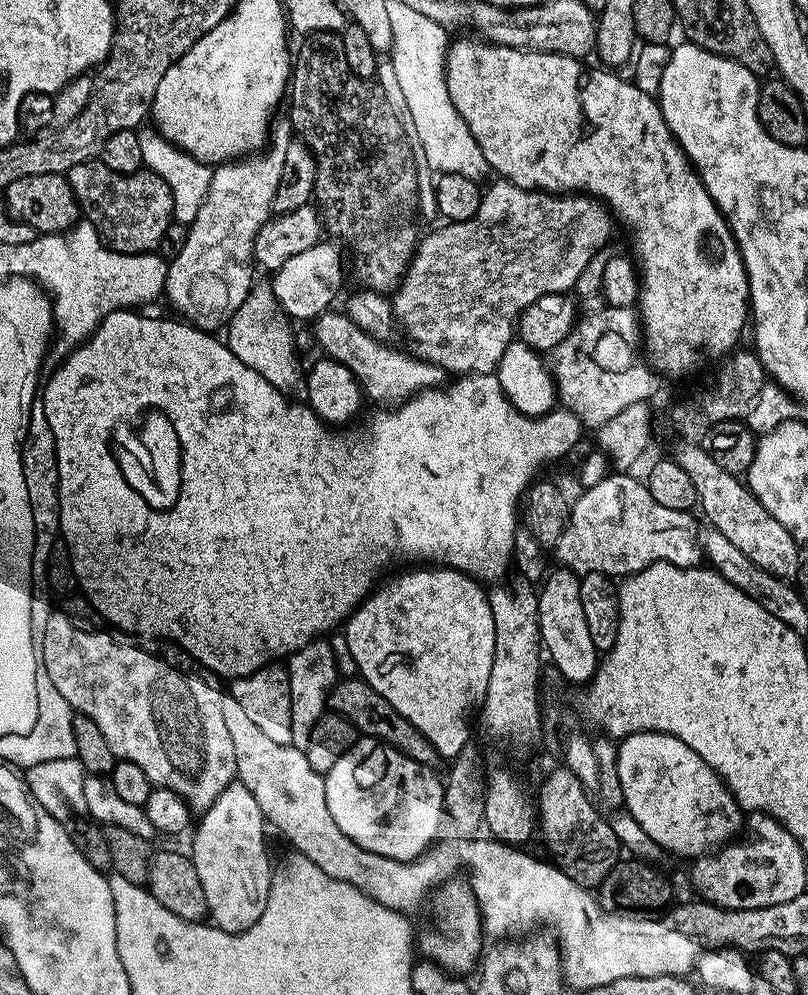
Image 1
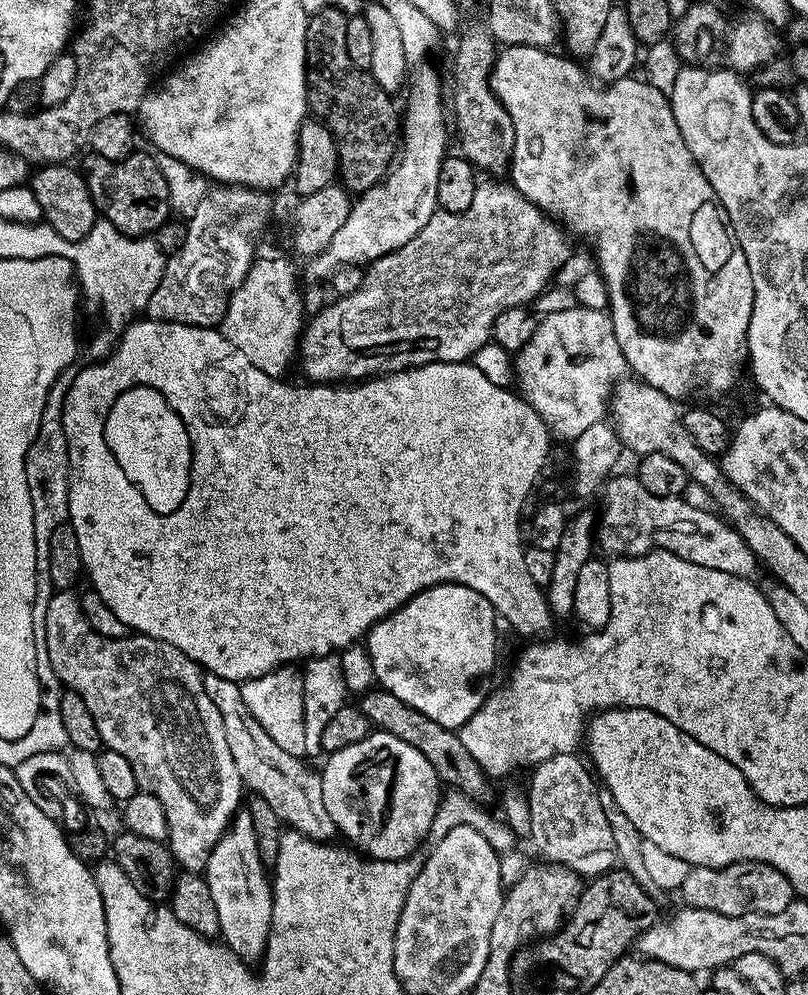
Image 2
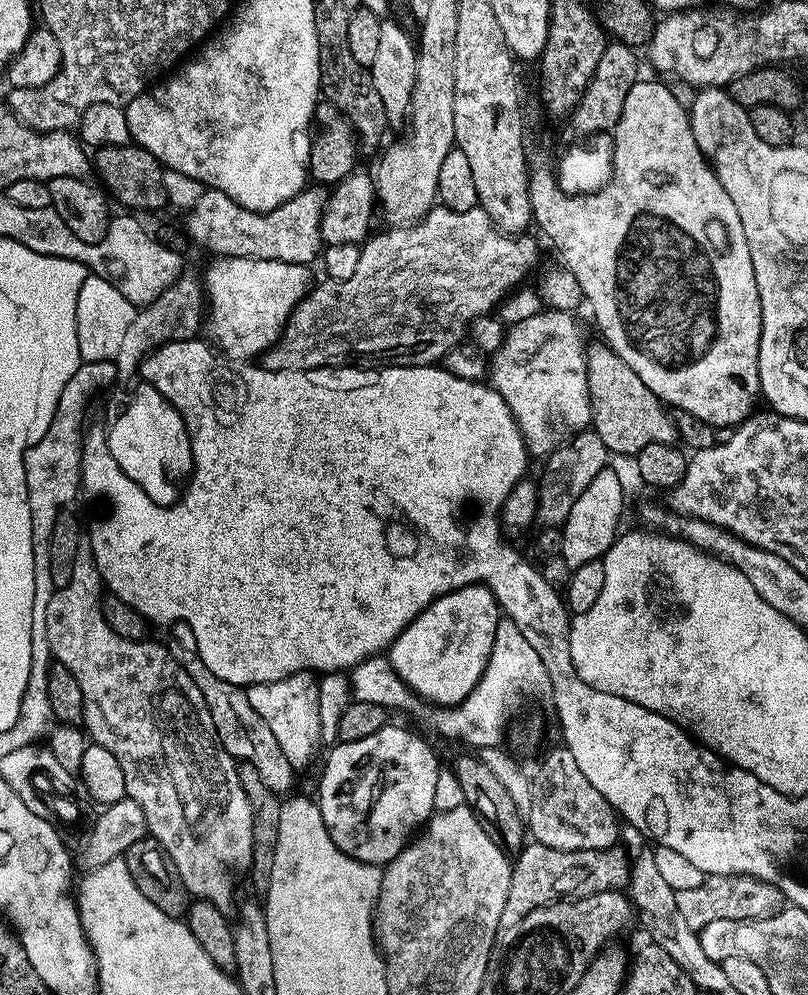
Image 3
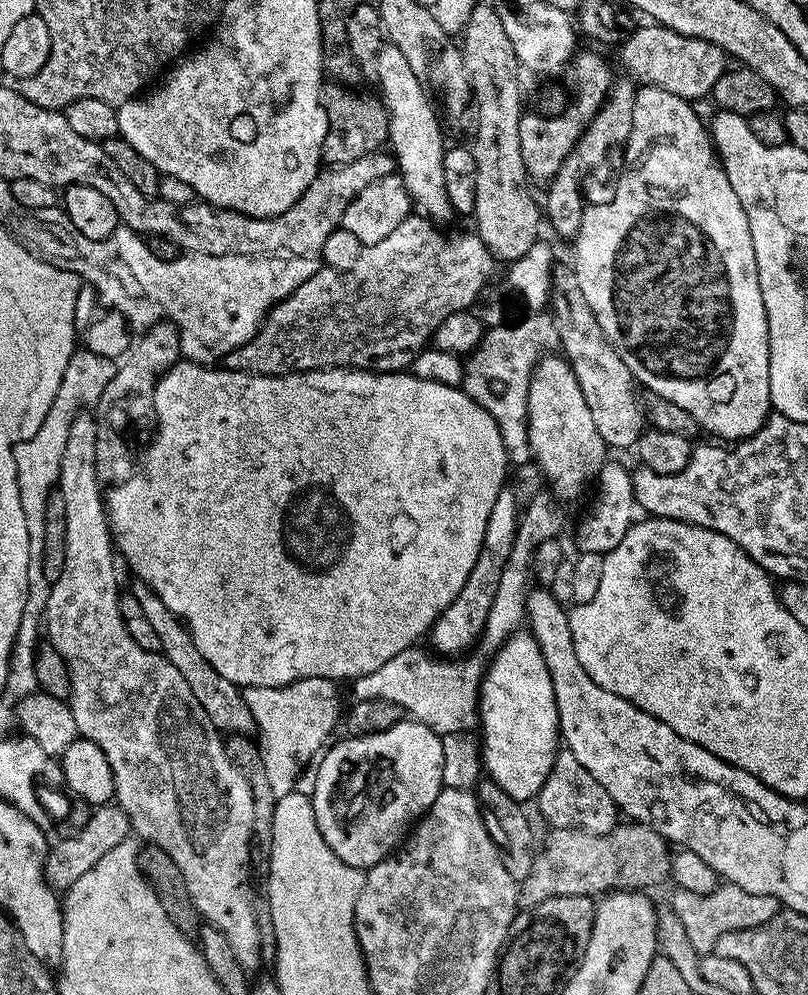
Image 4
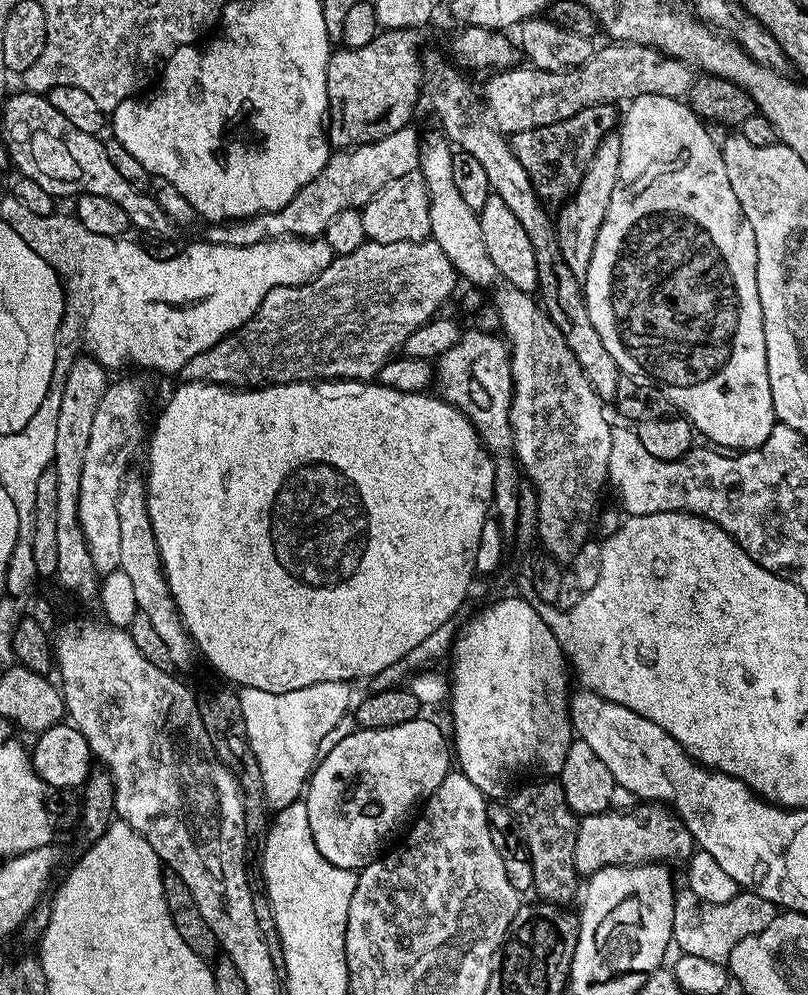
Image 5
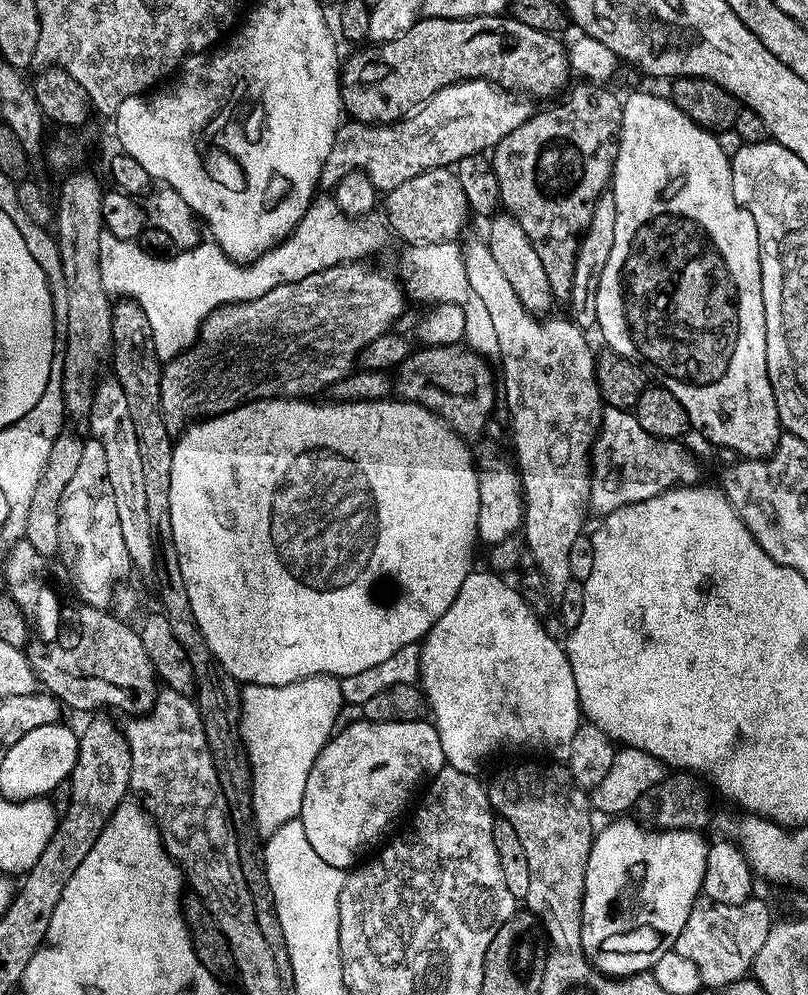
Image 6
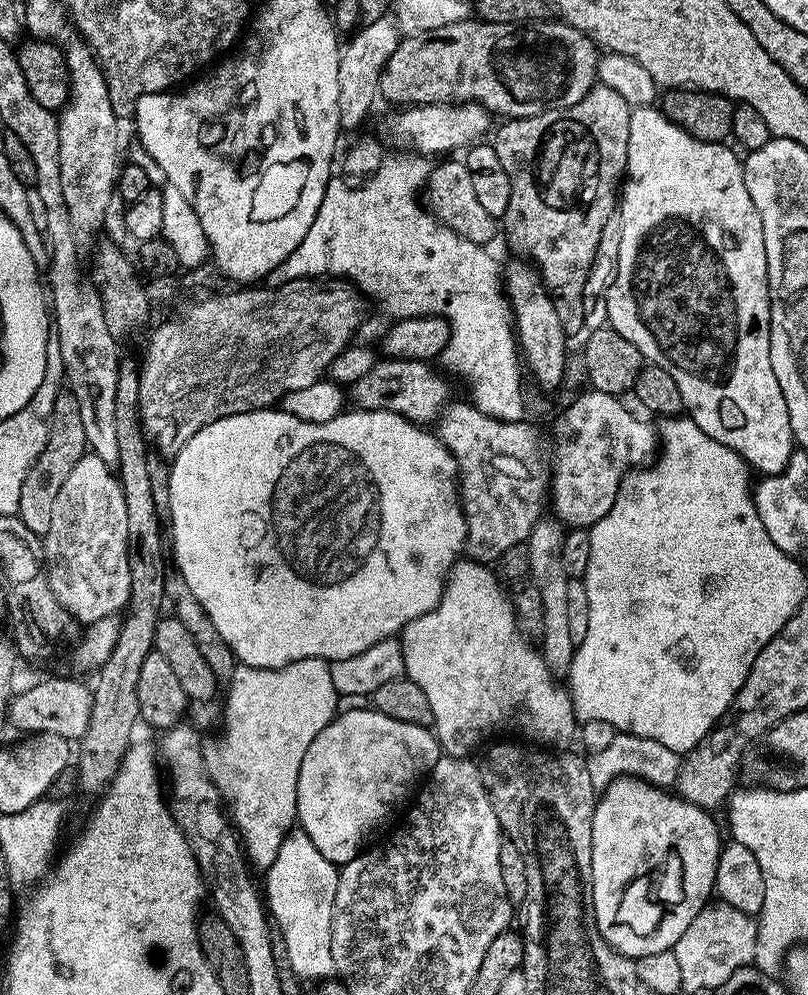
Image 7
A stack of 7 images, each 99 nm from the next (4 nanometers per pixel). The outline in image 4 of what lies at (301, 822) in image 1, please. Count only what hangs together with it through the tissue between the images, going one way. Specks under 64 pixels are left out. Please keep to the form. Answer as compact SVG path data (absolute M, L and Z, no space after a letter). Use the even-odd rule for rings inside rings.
M147 586L137 587L134 594L138 598L138 602L142 602L142 610L150 621L154 634L158 634L160 651L190 685L194 698L198 698L202 710L206 710L206 718L210 718L210 722L214 722L217 732L238 736L255 733L254 714L250 714L250 706L246 706L240 685L230 682L230 678L222 678L222 674L218 674L218 670L214 670L214 666L210 666L210 662L206 662L206 658L202 658L202 653L198 651L198 646L194 646L194 638L189 634L184 621L179 620L171 612L166 606L166 602L162 602L162 598L158 598L158 594L154 594L152 589Z

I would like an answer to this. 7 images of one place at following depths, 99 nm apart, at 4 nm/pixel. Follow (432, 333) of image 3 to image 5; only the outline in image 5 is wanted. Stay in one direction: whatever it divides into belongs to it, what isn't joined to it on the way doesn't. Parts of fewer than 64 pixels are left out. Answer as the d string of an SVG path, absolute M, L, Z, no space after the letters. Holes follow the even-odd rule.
M431 238L418 242L410 242L409 240L406 242L386 242L385 244L366 242L350 254L336 256L332 263L326 266L326 270L319 272L307 284L298 284L295 288L282 286L270 290L270 294L266 294L266 298L260 309L256 311L255 316L247 320L239 332L233 332L226 339L219 340L210 350L198 354L198 358L190 358L190 362L186 362L182 373L183 379L185 381L203 380L205 384L222 384L226 388L242 388L245 390L263 388L269 384L302 384L305 382L331 382L333 380L375 381L380 375L382 366L386 366L386 362L393 359L403 349L410 334L441 311L439 308L451 298L452 291L456 288L456 280L458 281L456 268L450 262L450 258L446 258L446 254L442 254L442 246L438 246L435 240Z

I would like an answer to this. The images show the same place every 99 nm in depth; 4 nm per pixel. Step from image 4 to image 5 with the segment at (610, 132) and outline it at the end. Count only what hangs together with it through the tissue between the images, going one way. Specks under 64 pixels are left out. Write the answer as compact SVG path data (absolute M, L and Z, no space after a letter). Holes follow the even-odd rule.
M609 134L598 146L594 158L588 164L584 177L576 193L565 200L560 213L555 213L556 237L558 246L562 250L562 258L566 258L566 266L574 270L574 274L583 278L590 266L594 254L594 242L598 242L598 230L606 222L606 212L610 210L610 198L614 194L614 186L620 177L620 163L622 162L622 142L619 135Z

